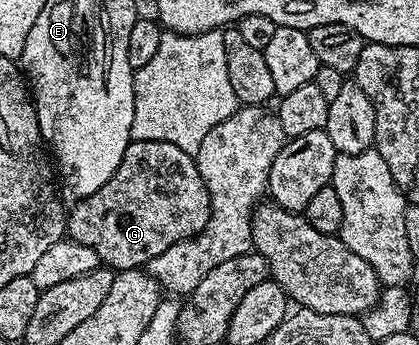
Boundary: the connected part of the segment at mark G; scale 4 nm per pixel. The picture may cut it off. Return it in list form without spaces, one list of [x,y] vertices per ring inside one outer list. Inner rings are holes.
[[[130,141],[107,185],[86,199],[76,200],[75,206],[67,215],[68,238],[95,249],[98,260],[114,272],[144,268],[159,253],[167,253],[171,245],[195,237],[209,220],[209,194],[203,177],[199,177],[196,158],[167,141]]]

